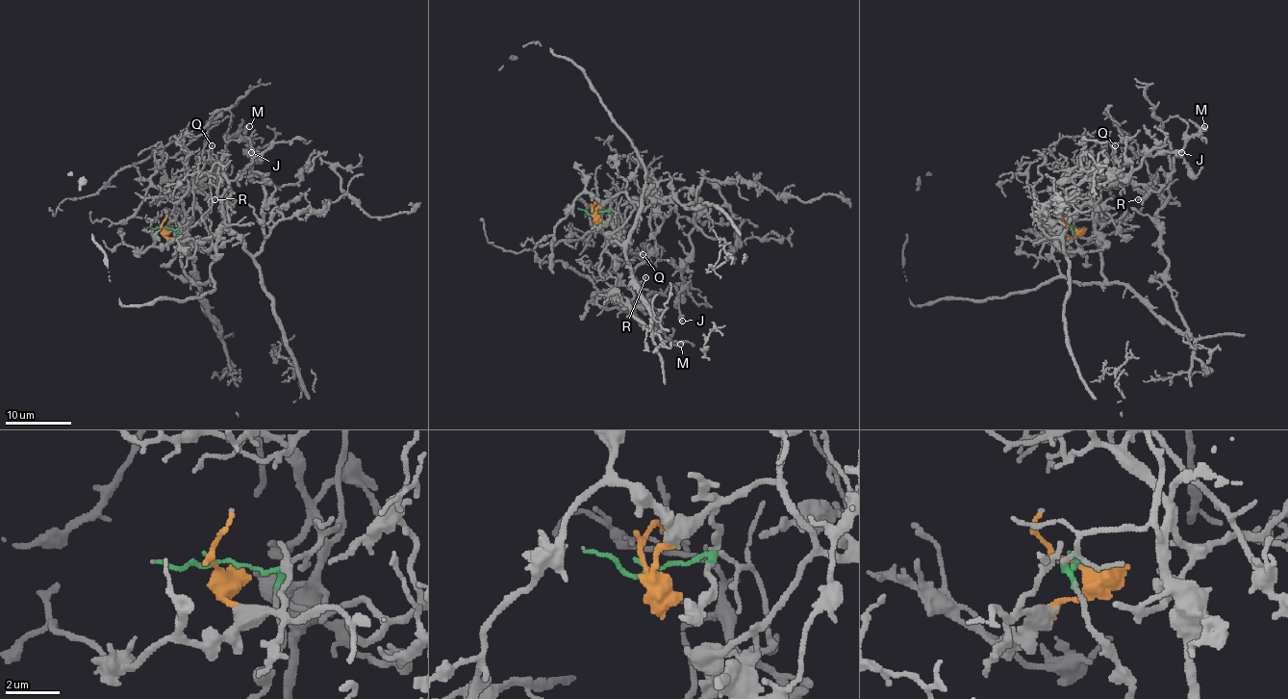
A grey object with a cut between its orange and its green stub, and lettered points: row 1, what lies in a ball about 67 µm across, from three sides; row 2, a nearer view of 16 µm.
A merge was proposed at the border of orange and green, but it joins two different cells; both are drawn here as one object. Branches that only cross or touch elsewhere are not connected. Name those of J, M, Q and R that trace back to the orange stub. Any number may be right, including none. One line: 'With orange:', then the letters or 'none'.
With orange: J, M, R

